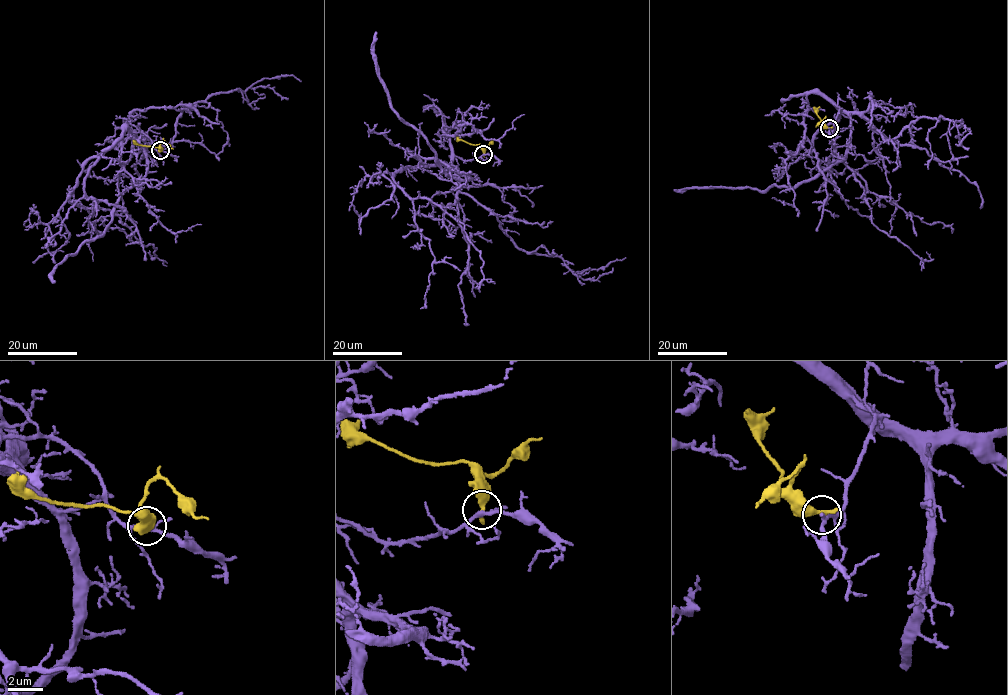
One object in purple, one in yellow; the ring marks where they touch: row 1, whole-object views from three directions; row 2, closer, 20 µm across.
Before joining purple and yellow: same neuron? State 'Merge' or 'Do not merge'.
Do not merge

